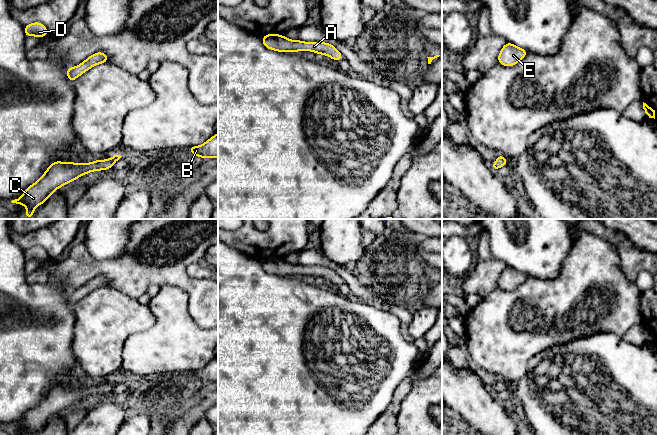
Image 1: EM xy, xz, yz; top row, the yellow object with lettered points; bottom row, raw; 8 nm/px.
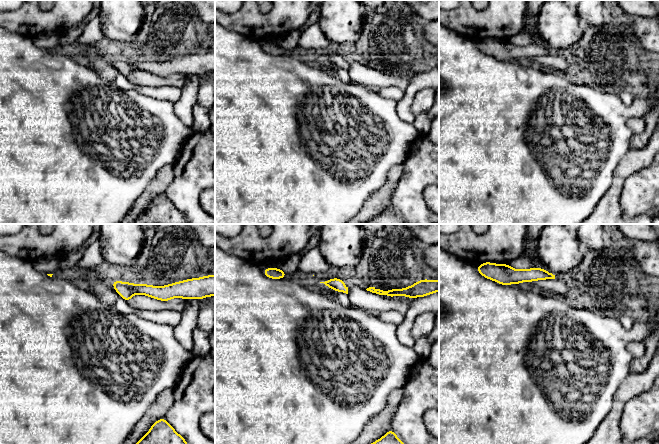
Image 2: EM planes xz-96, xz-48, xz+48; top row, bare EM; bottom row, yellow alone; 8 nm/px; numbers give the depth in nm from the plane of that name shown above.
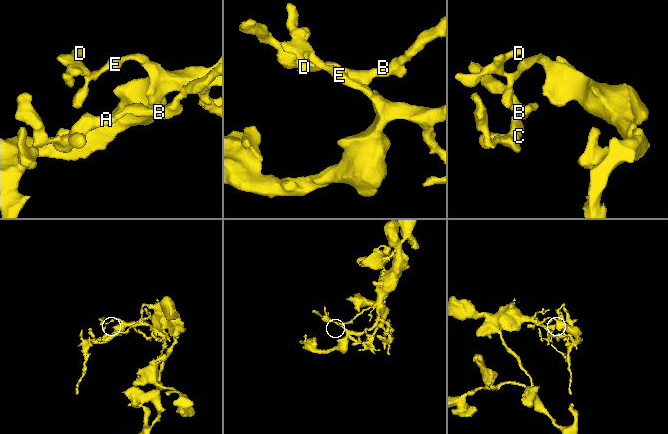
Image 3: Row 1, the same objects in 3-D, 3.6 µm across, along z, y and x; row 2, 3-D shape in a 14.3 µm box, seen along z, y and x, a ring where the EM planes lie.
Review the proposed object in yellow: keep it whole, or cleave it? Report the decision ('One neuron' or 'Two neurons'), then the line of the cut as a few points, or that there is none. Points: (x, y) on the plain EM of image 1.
One neuron. No split

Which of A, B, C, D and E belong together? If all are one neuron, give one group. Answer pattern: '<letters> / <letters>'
A B C D E

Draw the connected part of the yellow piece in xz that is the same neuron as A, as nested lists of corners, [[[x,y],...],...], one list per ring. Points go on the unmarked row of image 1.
[[[268,258],[262,260],[263,269],[278,276],[312,275],[321,279],[328,279],[329,282],[337,285],[344,283],[344,280],[335,273],[334,269],[326,266],[303,266],[300,264],[289,264],[284,259]]]

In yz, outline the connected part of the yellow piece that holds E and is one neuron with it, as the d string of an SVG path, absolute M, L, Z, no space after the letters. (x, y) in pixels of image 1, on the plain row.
M506 266L499 276L498 287L507 291L514 290L521 285L527 277L527 274L517 271L512 267Z

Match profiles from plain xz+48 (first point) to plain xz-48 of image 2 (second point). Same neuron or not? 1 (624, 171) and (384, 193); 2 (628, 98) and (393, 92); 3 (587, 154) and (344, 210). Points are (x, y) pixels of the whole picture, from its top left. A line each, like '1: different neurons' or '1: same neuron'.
1: same neuron
2: same neuron
3: same neuron

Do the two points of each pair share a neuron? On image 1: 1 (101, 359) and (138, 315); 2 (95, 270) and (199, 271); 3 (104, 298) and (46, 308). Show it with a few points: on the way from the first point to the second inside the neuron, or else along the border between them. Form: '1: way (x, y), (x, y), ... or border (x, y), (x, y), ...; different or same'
1: way (105, 348), (127, 326); same
2: border (187, 267), (187, 273), (191, 277), (207, 280); different
3: border (72, 306), (74, 314), (73, 330); different

